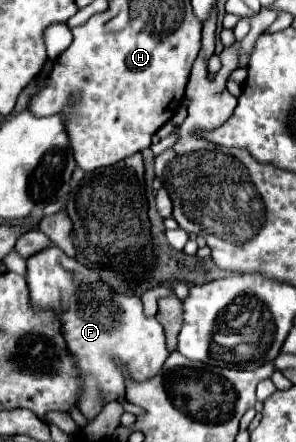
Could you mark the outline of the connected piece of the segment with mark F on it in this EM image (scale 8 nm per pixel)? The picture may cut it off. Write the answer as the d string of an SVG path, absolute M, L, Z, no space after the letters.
M48 246L32 254L26 260L26 266L32 306L50 308L62 320L62 334L68 350L78 360L80 376L84 380L84 392L78 408L88 420L94 420L104 402L116 400L124 394L124 376L112 364L112 356L128 364L128 372L134 380L150 378L150 374L156 374L162 368L170 356L164 330L156 318L144 316L138 296L126 294L126 310L114 310L108 288L104 288L104 284L96 280L86 266L76 262L76 258L66 256L58 246Z

